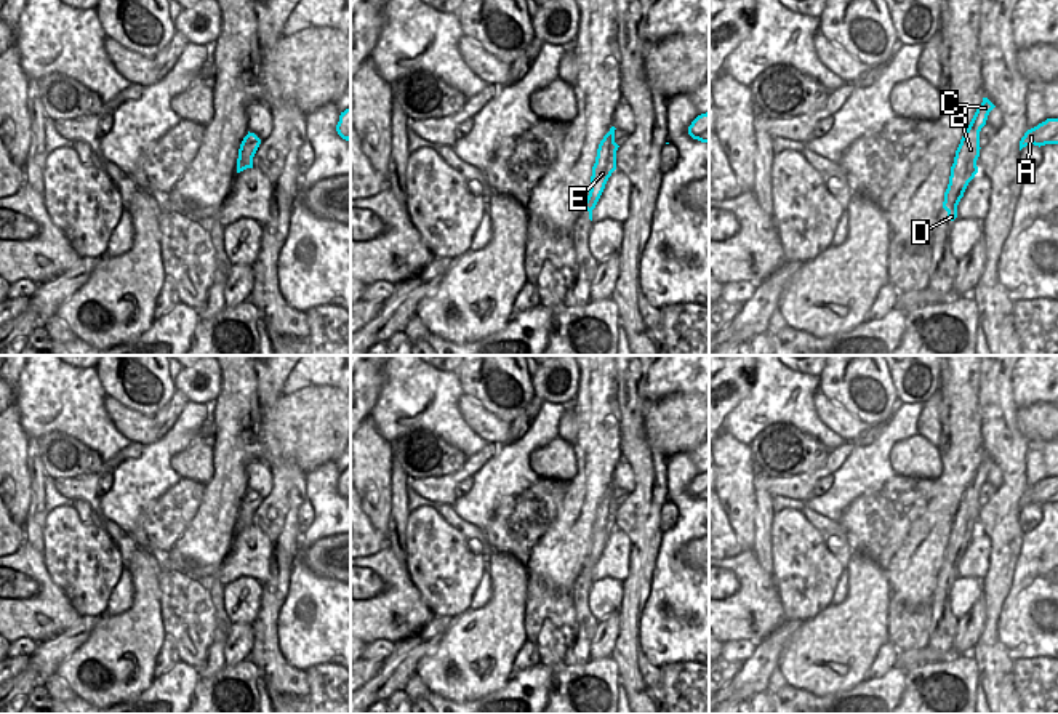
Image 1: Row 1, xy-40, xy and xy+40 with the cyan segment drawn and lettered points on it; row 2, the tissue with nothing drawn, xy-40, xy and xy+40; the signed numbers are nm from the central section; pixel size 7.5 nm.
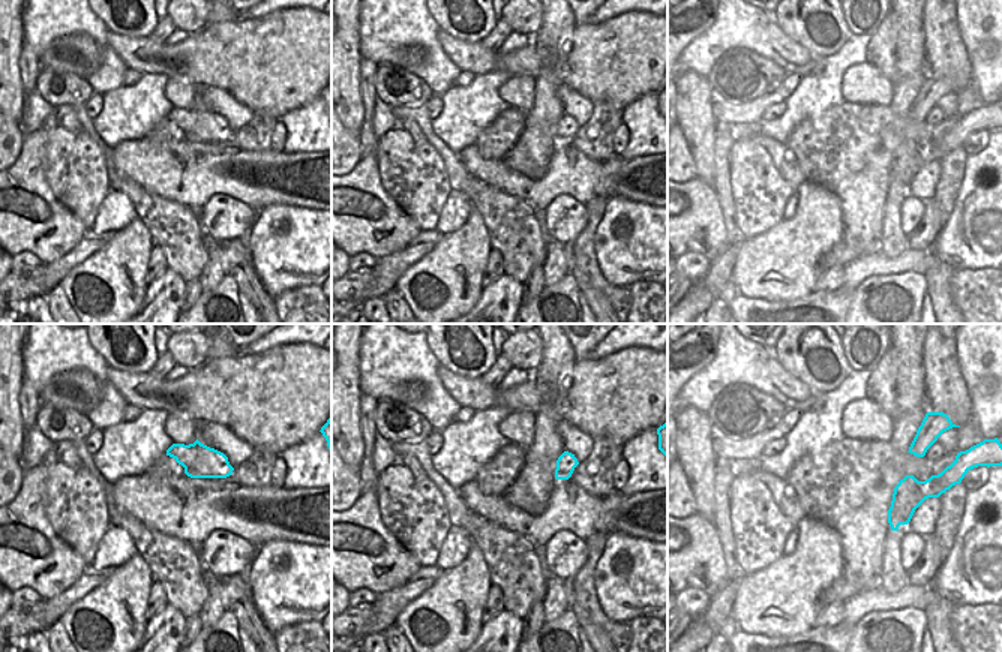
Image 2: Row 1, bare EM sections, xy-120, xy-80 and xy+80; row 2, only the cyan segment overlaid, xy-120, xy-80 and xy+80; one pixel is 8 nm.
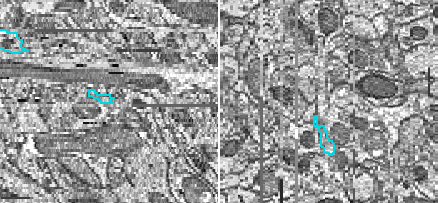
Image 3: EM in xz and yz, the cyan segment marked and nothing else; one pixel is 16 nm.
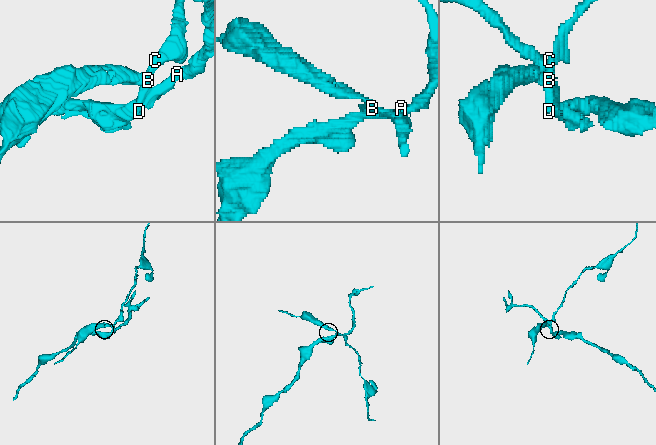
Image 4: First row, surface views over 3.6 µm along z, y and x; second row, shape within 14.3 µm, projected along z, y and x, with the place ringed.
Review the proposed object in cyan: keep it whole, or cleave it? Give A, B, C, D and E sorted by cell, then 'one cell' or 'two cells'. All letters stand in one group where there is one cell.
A D / B C E; two cells

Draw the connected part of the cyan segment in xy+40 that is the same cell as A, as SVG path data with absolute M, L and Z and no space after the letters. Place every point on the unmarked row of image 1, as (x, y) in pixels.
M1047 477L1037 485L1028 488L1020 499L1020 509L1026 504L1058 503L1058 477Z

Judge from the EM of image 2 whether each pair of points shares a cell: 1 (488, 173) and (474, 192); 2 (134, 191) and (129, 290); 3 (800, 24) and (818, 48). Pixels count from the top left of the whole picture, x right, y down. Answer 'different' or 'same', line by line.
1: different
2: different
3: same

